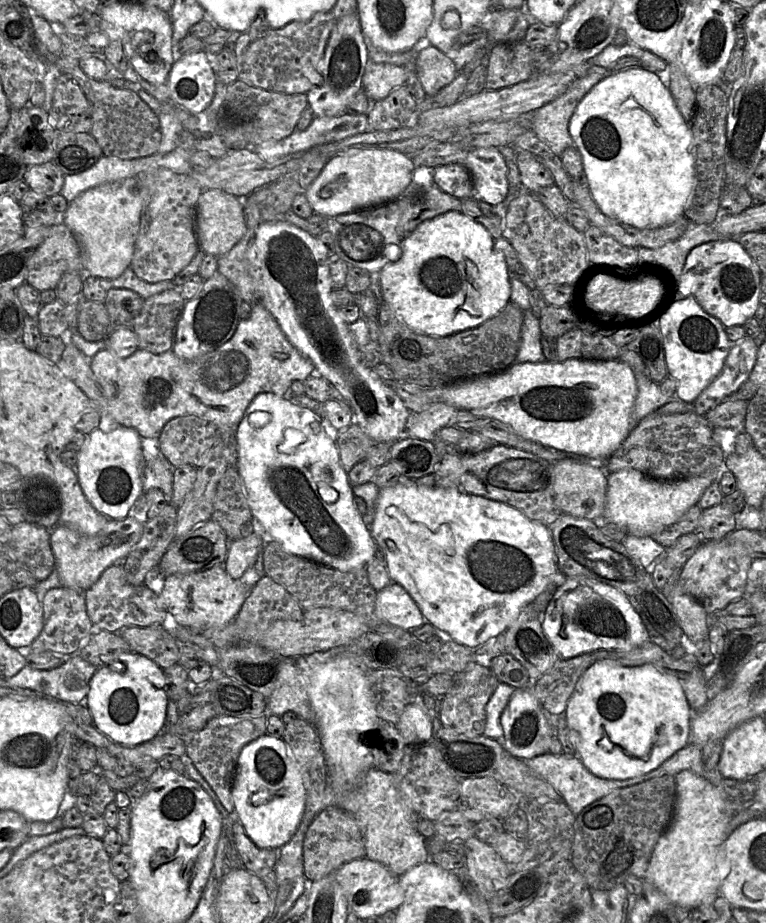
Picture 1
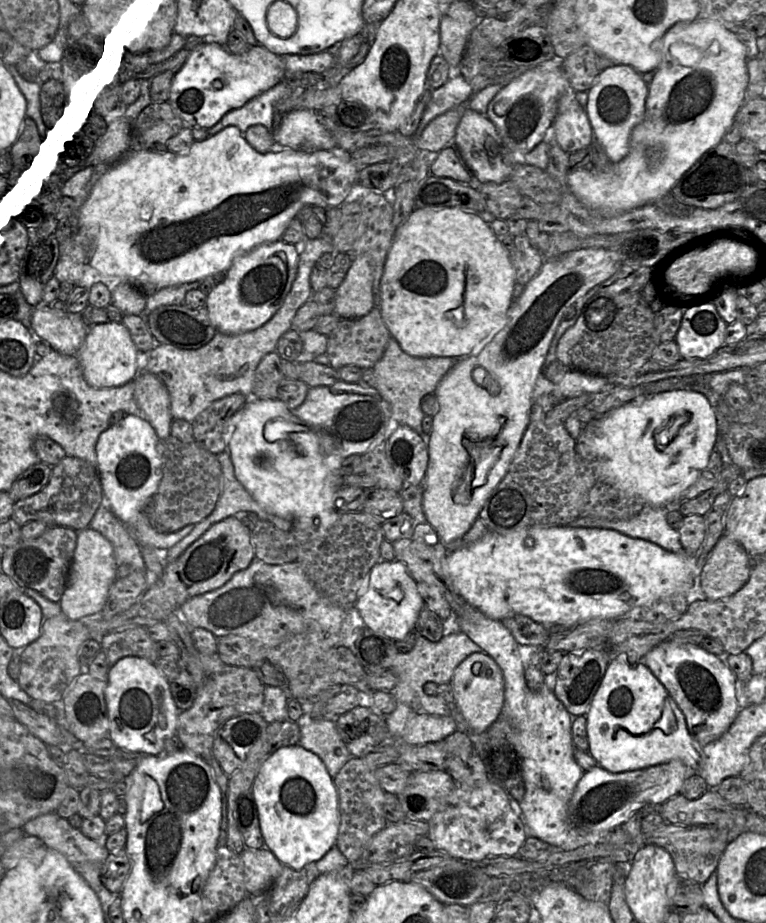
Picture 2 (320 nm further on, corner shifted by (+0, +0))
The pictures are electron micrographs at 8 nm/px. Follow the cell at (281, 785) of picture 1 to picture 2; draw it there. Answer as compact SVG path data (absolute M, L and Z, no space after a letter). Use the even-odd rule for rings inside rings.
M300 745L280 748L261 765L252 793L264 846L283 865L303 869L335 845L340 825L338 794L333 778L314 753Z

